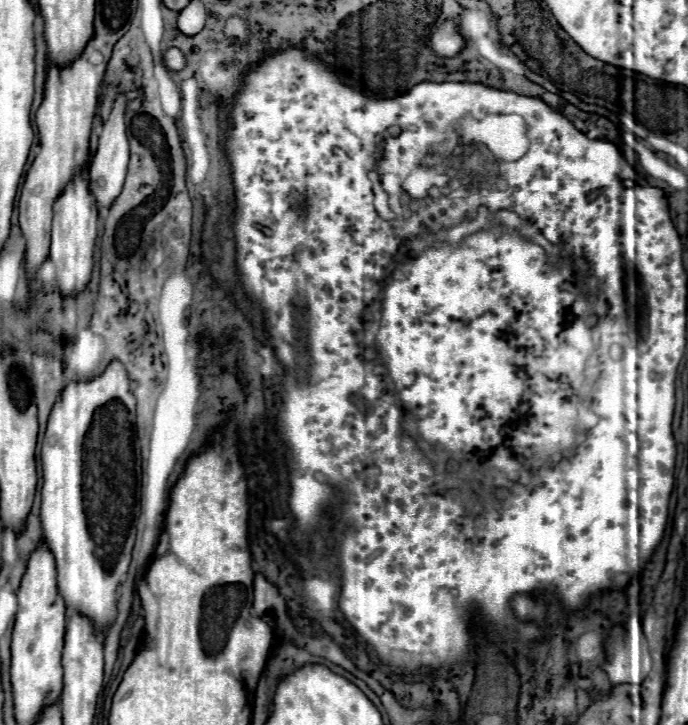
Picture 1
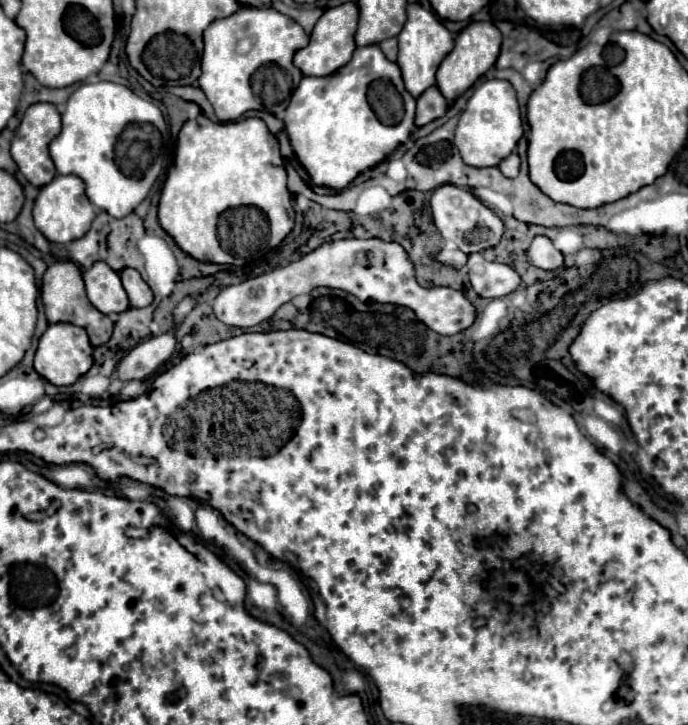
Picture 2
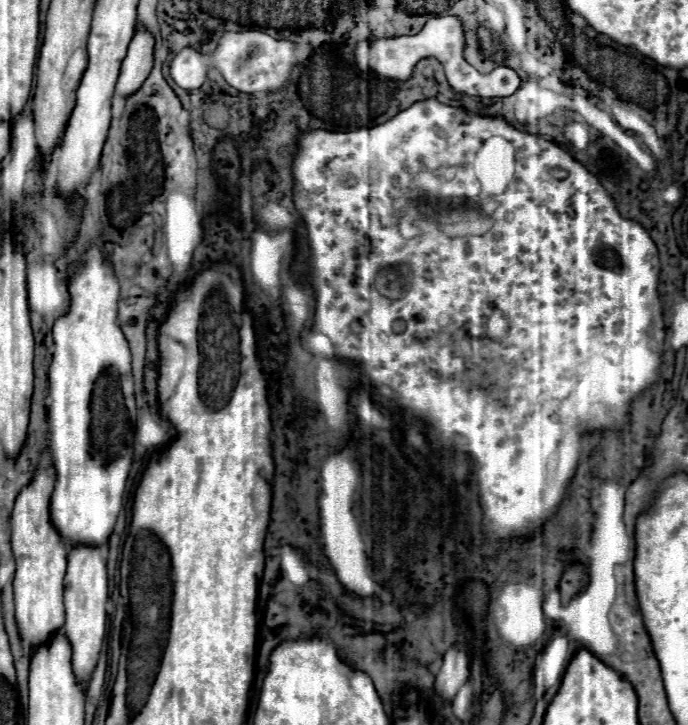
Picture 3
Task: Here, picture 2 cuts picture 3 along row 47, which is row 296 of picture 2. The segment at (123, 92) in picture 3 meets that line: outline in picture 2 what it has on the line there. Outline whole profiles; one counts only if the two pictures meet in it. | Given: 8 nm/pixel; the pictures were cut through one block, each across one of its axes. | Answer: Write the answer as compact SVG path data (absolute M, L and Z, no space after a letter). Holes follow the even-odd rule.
M124 268L120 272L120 278L122 278L122 284L124 284L124 290L128 292L128 298L130 298L130 304L134 308L144 308L148 304L152 304L154 300L154 294L150 290L150 286L142 280L140 272L134 270L134 268Z

